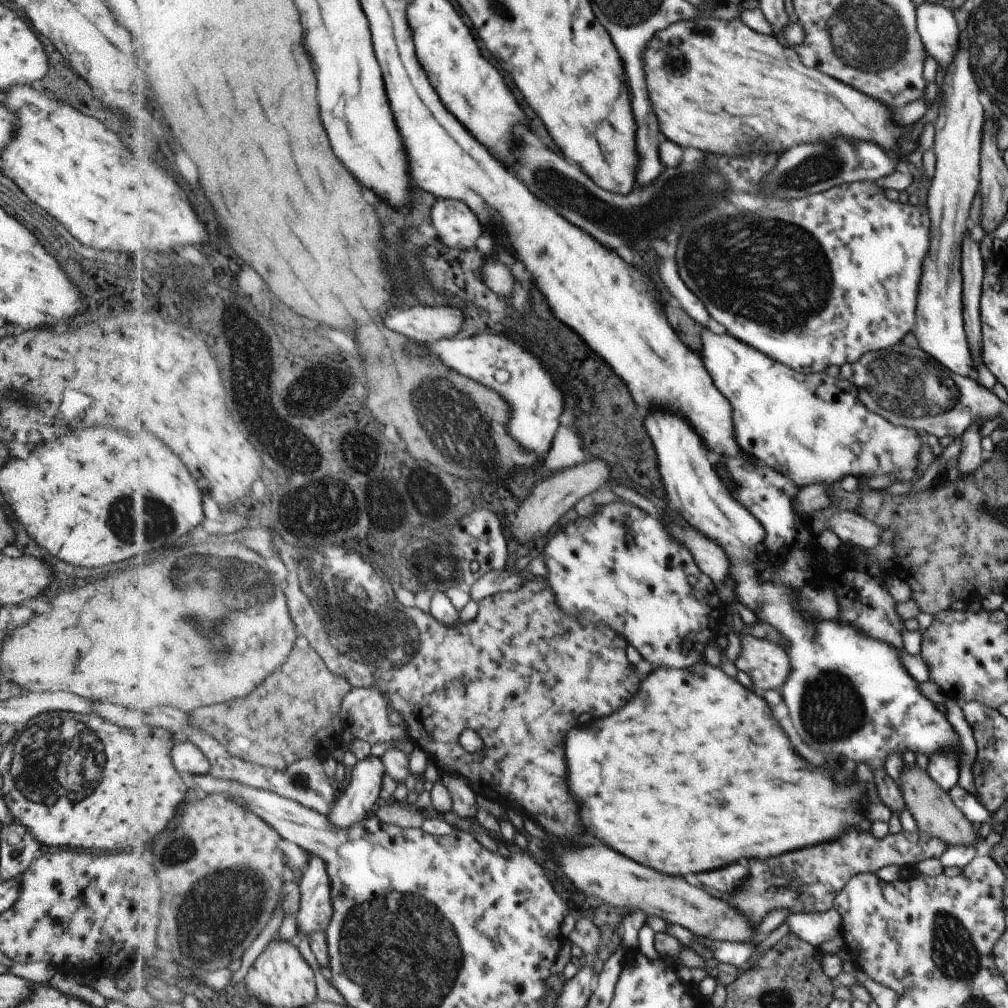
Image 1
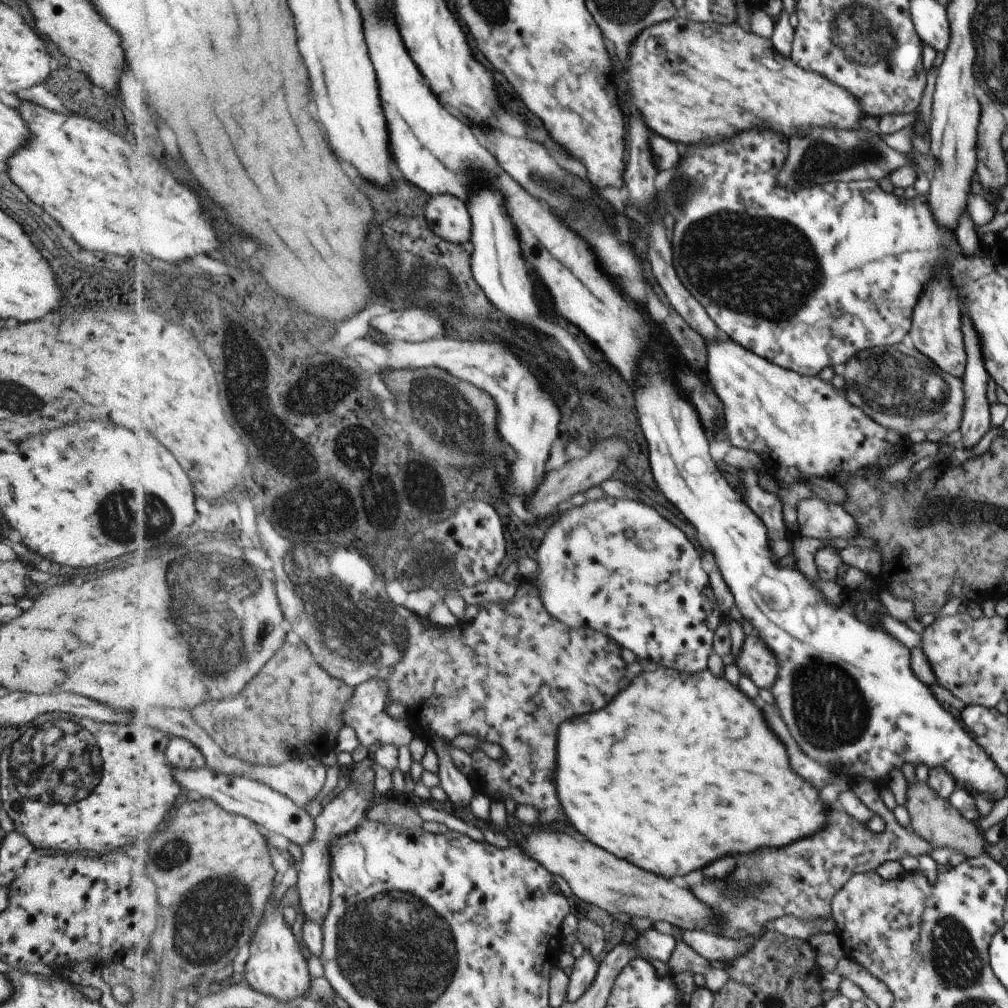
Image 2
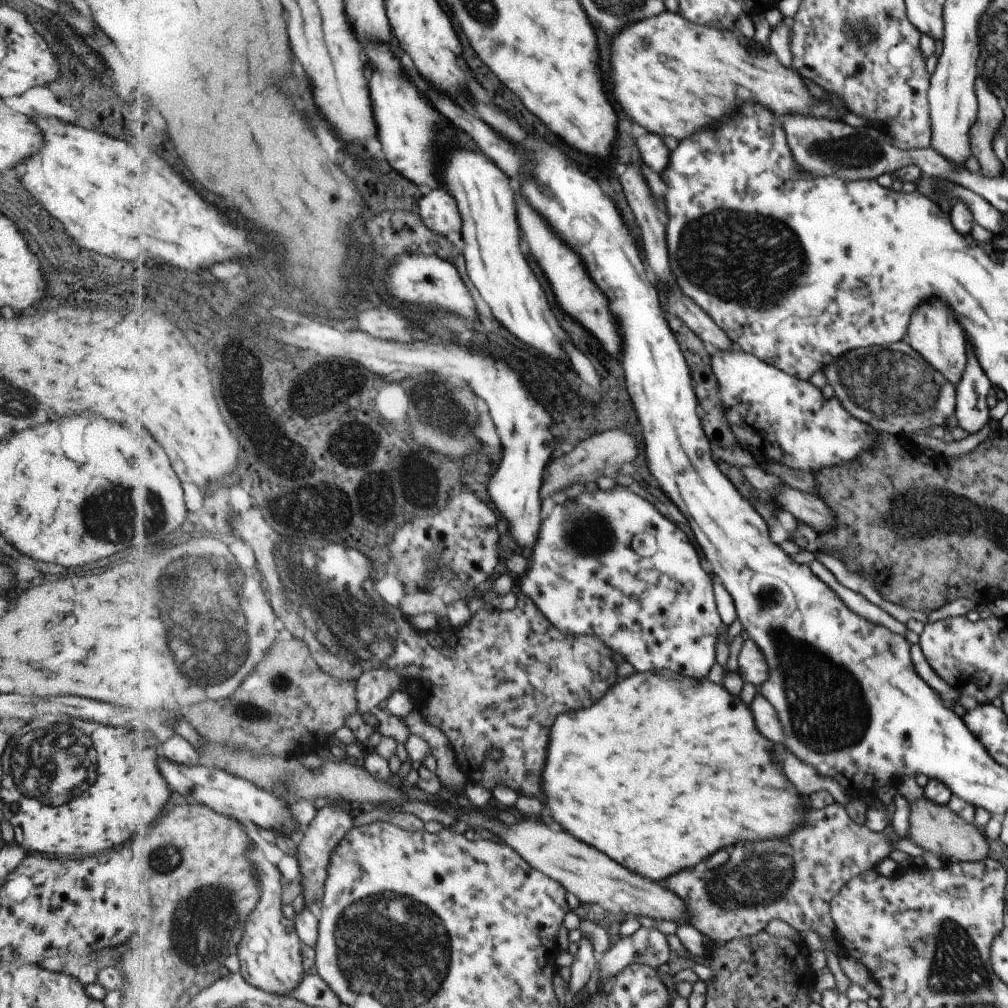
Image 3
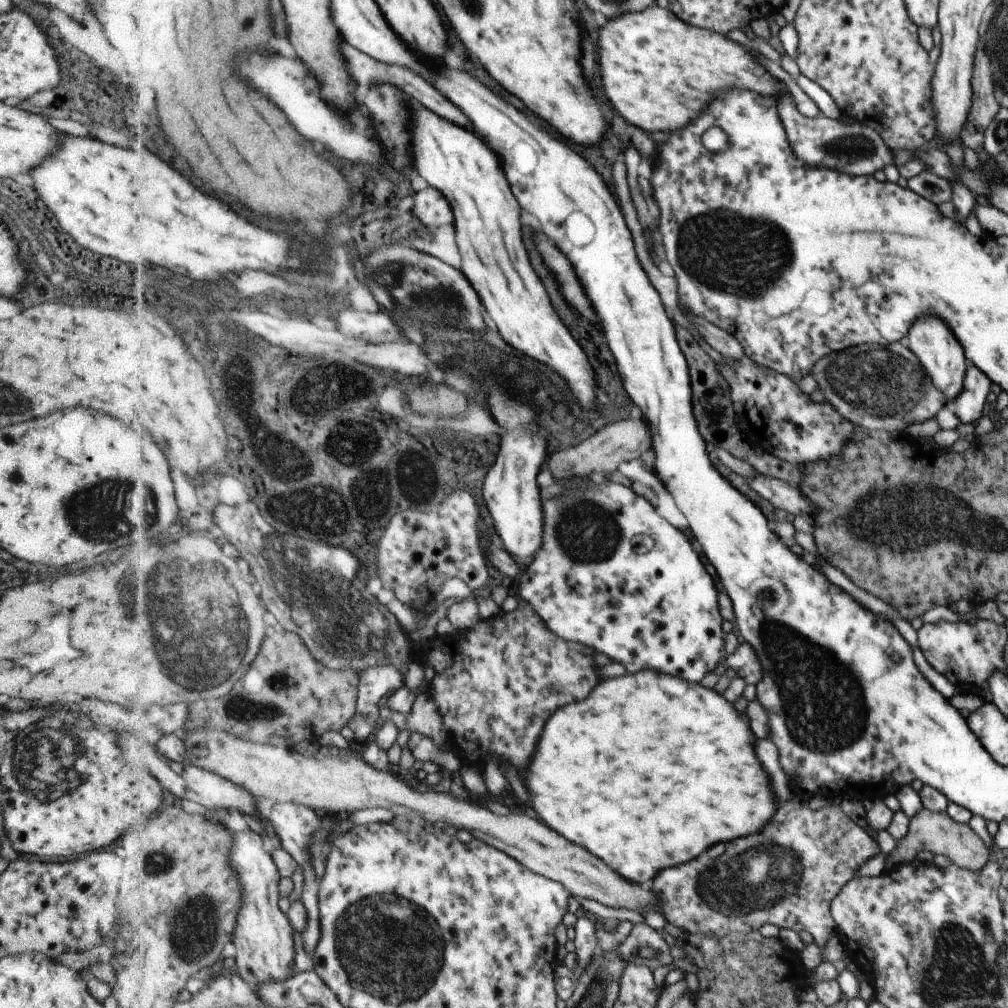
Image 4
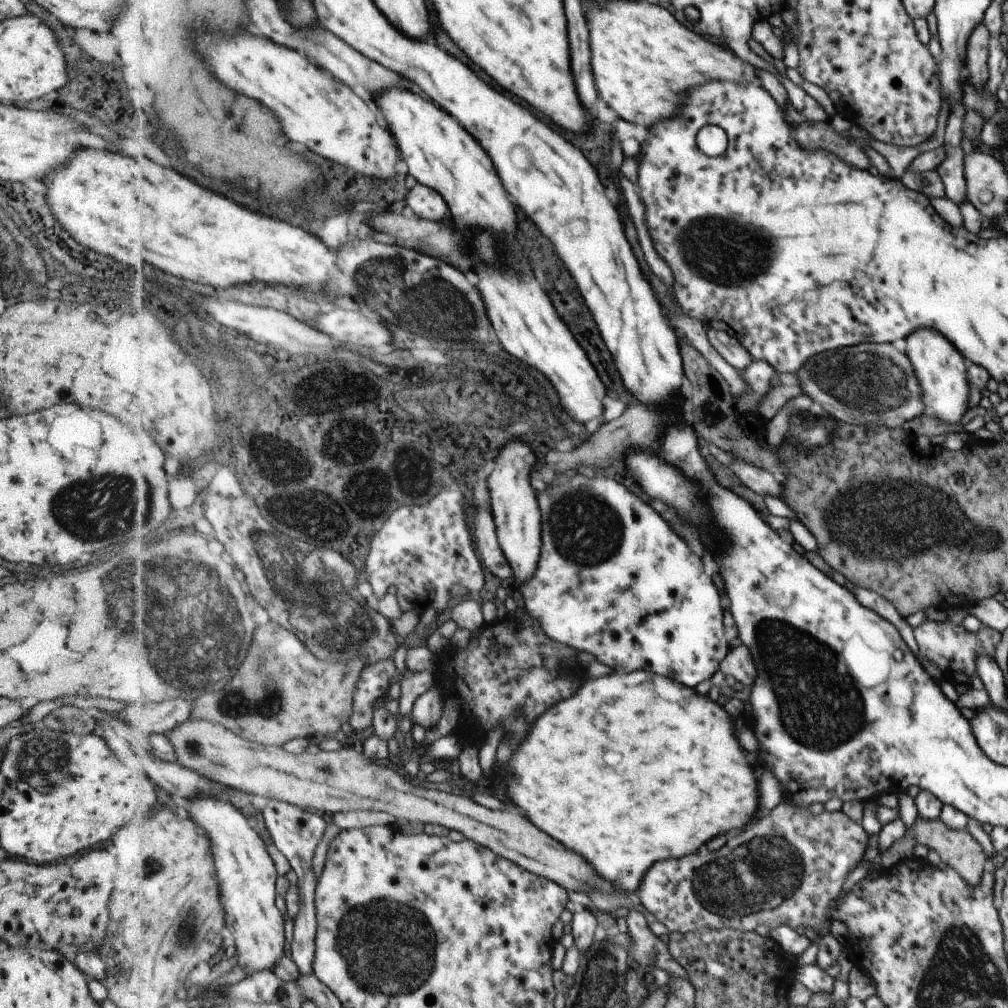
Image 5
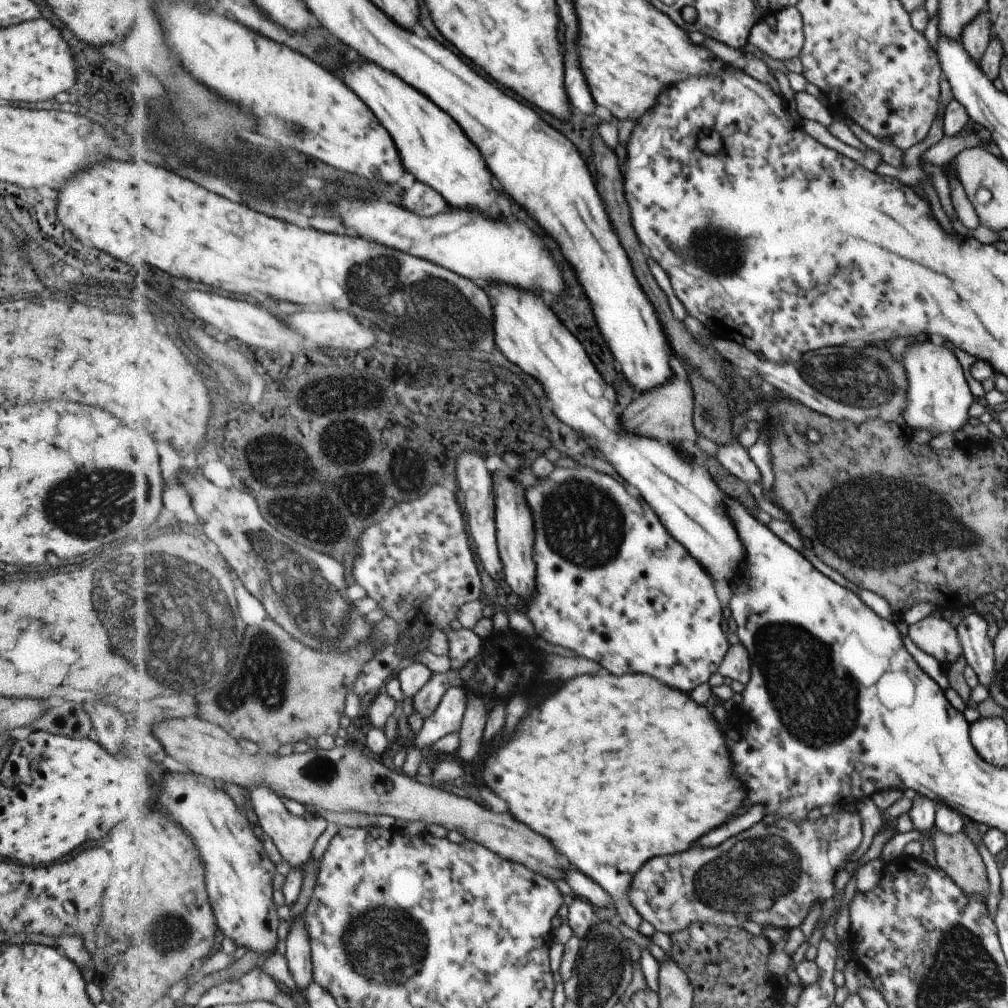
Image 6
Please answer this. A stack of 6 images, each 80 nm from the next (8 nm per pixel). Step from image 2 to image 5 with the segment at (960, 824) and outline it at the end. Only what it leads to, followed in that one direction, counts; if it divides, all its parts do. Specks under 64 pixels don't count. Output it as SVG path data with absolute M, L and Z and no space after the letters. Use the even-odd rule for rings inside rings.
M938 818L933 820L915 819L913 824L904 832L904 836L894 841L888 849L879 855L881 870L891 868L895 863L899 863L907 857L908 849L912 844L922 844L927 846L929 850L936 851L946 866L955 869L955 872L958 872L967 884L976 885L983 876L985 856L981 852L981 846L967 834L965 829L951 829Z

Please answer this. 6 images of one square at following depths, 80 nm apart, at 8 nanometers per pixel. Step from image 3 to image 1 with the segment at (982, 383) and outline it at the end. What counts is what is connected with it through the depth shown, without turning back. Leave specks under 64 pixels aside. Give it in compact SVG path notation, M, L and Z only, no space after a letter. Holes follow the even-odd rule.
M967 240L967 244L963 244L963 306L967 304L966 336L974 364L977 364L981 350L981 330L979 330L981 278L983 278L983 264L978 244L973 240ZM972 423L972 426L961 434L960 451L956 457L956 467L961 477L974 473L985 460L986 454L980 446L980 425L981 423Z

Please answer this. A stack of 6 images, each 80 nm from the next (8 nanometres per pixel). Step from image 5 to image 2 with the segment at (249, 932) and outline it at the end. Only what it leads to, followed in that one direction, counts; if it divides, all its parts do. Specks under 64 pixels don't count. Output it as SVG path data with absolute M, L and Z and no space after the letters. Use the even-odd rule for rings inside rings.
M268 903L264 919L242 960L245 962L243 978L257 992L286 1003L307 997L310 992L312 979L309 974L309 964L303 956L303 950L299 946L295 932L283 918L280 905L278 910L274 910Z

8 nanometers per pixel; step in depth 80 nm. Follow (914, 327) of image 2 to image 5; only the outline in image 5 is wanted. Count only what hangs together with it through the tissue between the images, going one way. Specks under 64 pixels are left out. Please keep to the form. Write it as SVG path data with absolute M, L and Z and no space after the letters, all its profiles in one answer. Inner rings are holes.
M919 328L910 332L901 344L905 344L900 348L903 348L903 352L911 360L918 385L922 388L922 403L924 407L931 409L928 414L949 424L959 421L965 413L965 400L968 397L965 366L959 350L951 340L930 328Z

